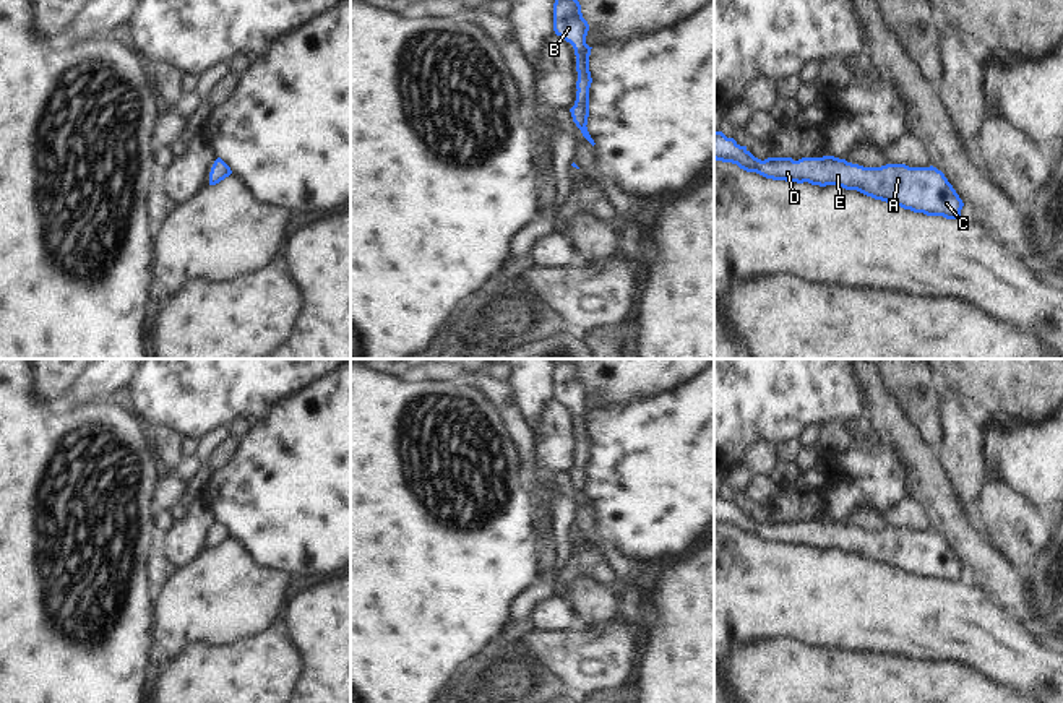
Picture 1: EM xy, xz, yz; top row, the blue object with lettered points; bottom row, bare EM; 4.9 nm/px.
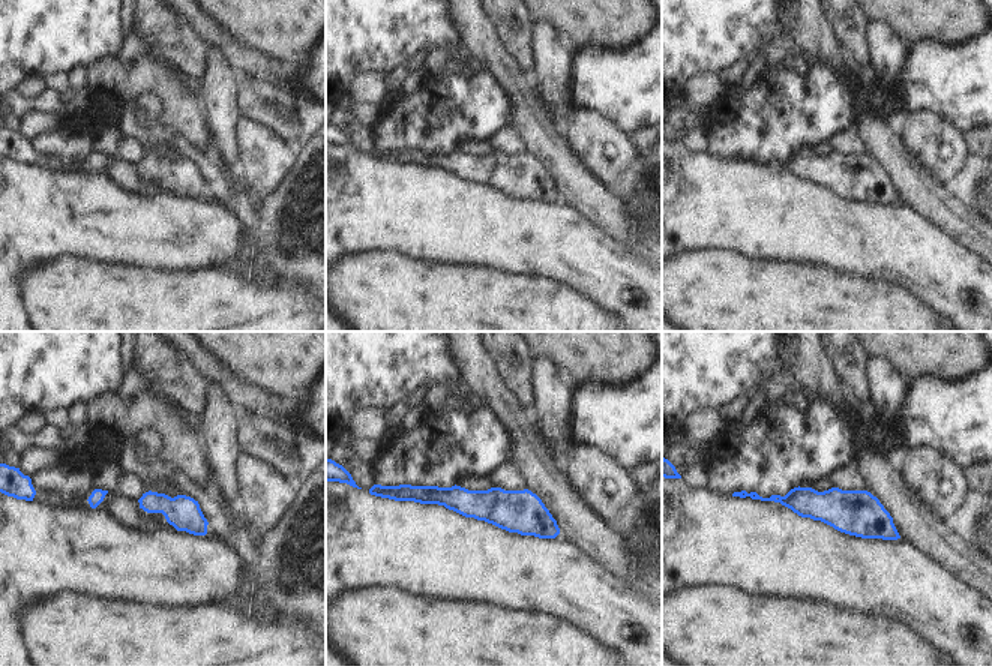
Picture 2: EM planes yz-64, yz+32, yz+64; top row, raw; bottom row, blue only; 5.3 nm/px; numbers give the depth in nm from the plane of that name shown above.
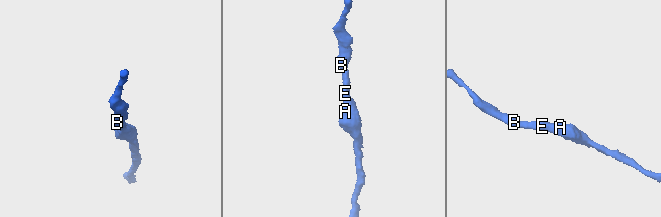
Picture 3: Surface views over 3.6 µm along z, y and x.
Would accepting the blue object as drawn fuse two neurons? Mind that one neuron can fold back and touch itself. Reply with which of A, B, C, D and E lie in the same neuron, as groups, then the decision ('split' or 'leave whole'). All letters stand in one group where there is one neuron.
A B C D E; leave whole

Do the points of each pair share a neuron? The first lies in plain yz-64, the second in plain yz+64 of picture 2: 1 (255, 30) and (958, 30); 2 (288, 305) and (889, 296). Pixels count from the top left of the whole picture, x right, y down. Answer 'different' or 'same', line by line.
1: same
2: same

